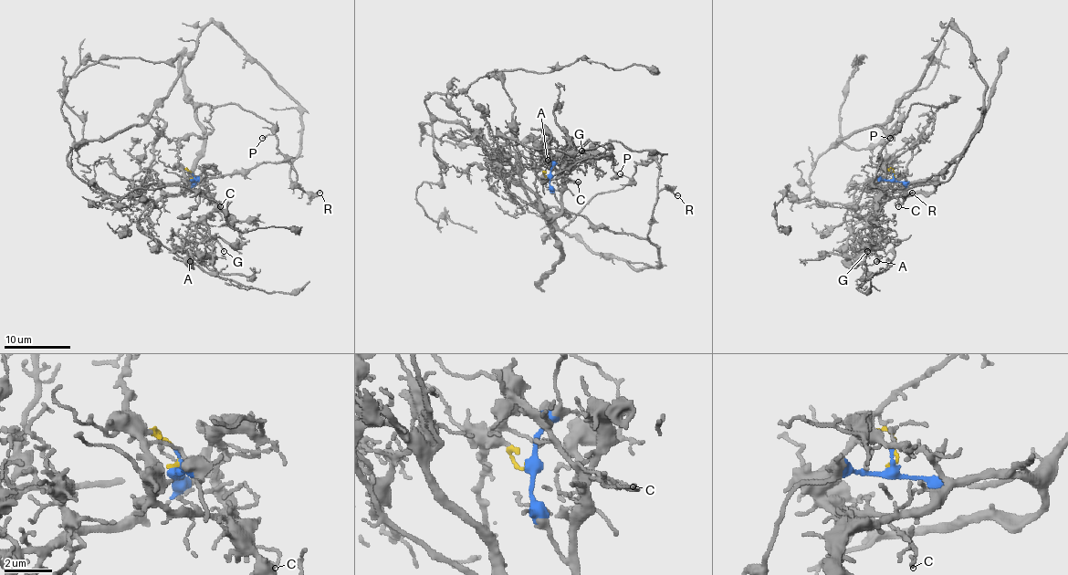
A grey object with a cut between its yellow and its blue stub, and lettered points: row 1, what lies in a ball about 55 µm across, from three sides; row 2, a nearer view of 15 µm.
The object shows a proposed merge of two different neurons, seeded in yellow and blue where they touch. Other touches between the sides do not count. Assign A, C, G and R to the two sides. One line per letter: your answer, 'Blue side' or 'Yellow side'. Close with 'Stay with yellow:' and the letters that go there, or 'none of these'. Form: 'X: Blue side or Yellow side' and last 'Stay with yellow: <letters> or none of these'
A: Yellow side
C: Yellow side
G: Yellow side
R: Blue side
Stay with yellow: A, C, G

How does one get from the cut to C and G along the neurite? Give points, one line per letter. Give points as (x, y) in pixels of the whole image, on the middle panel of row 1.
C: (549, 176), (546, 176), (541, 163), (545, 158), (566, 178), (578, 182)
G: (549, 176), (543, 170), (545, 158), (563, 175), (571, 160), (564, 153), (566, 141), (574, 155), (581, 150)

